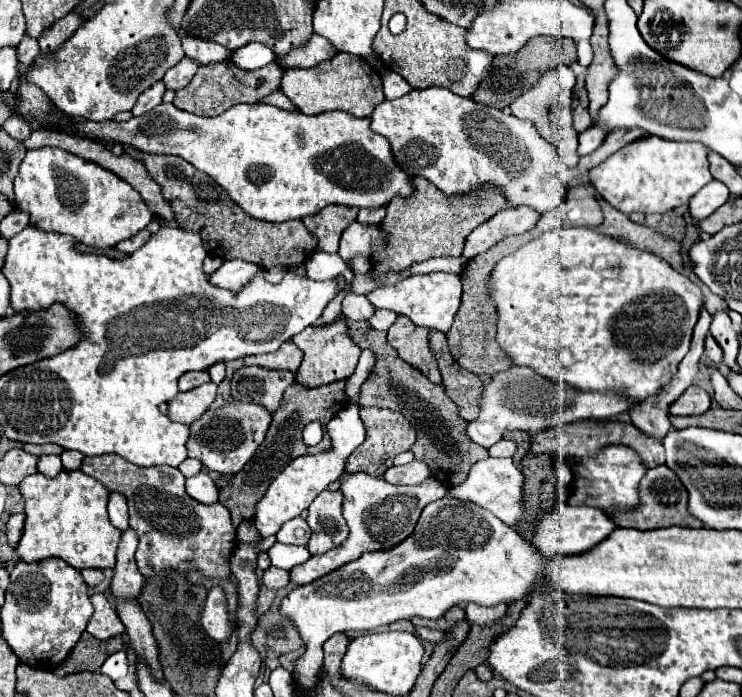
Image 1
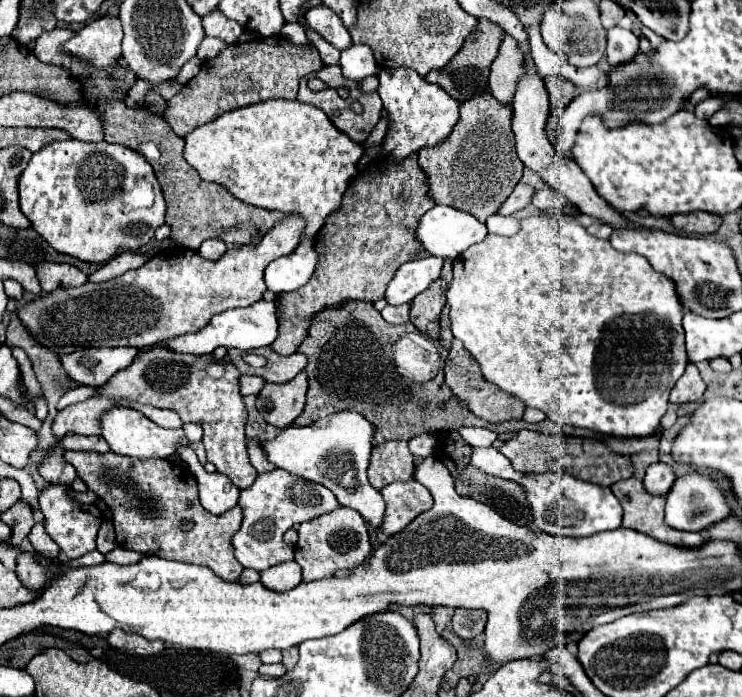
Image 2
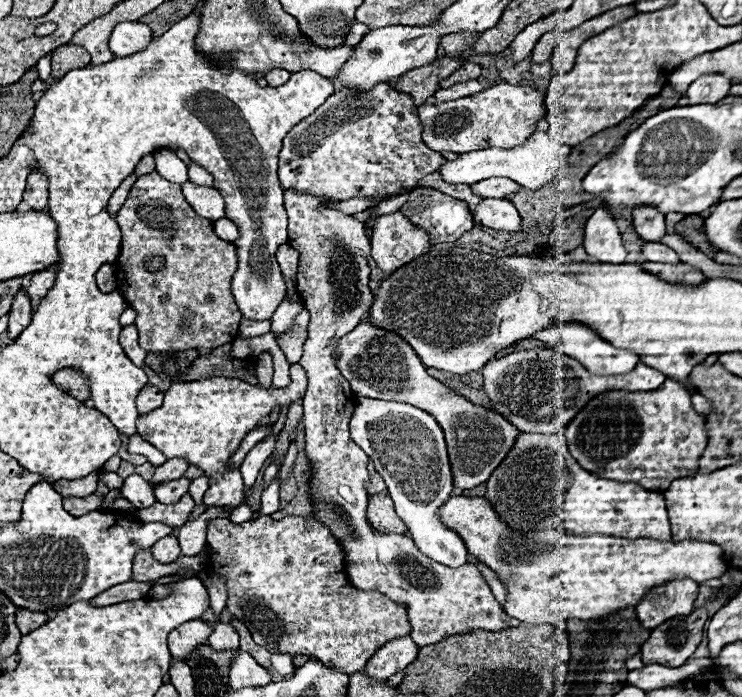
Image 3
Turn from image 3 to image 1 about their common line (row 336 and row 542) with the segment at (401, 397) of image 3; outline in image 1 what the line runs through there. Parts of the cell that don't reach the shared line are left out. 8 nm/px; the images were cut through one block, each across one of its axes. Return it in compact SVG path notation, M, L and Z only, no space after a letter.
M344 474L340 490L344 494L344 518L348 522L350 536L344 540L344 544L336 546L336 550L316 554L308 562L292 568L290 580L294 584L302 586L302 584L314 582L316 578L330 574L332 570L336 570L348 562L354 562L364 552L390 550L392 546L396 546L404 538L408 538L408 534L412 534L412 530L420 518L420 512L424 510L426 504L446 496L446 486L432 476L416 486L394 486L394 484L386 482L384 478L374 478L368 474Z

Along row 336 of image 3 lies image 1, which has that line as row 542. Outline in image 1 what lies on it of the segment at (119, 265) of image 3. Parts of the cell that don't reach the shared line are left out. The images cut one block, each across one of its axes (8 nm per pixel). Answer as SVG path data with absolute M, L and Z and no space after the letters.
M86 456L82 472L102 482L110 492L122 492L128 500L130 526L138 532L140 544L136 564L144 578L158 576L166 568L188 574L192 568L208 578L228 578L228 558L236 548L236 530L224 506L206 506L190 498L184 490L184 476L178 468L140 468L120 456Z

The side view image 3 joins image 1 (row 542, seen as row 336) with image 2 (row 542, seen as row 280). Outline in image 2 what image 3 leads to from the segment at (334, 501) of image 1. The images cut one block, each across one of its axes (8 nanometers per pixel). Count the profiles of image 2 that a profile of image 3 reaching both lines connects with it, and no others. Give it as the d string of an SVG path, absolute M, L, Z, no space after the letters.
M338 506L328 514L302 522L298 528L298 542L294 550L296 562L302 566L302 578L306 582L312 582L334 576L338 570L352 570L356 564L366 560L366 556L372 552L372 546L368 542L364 518L352 508Z

